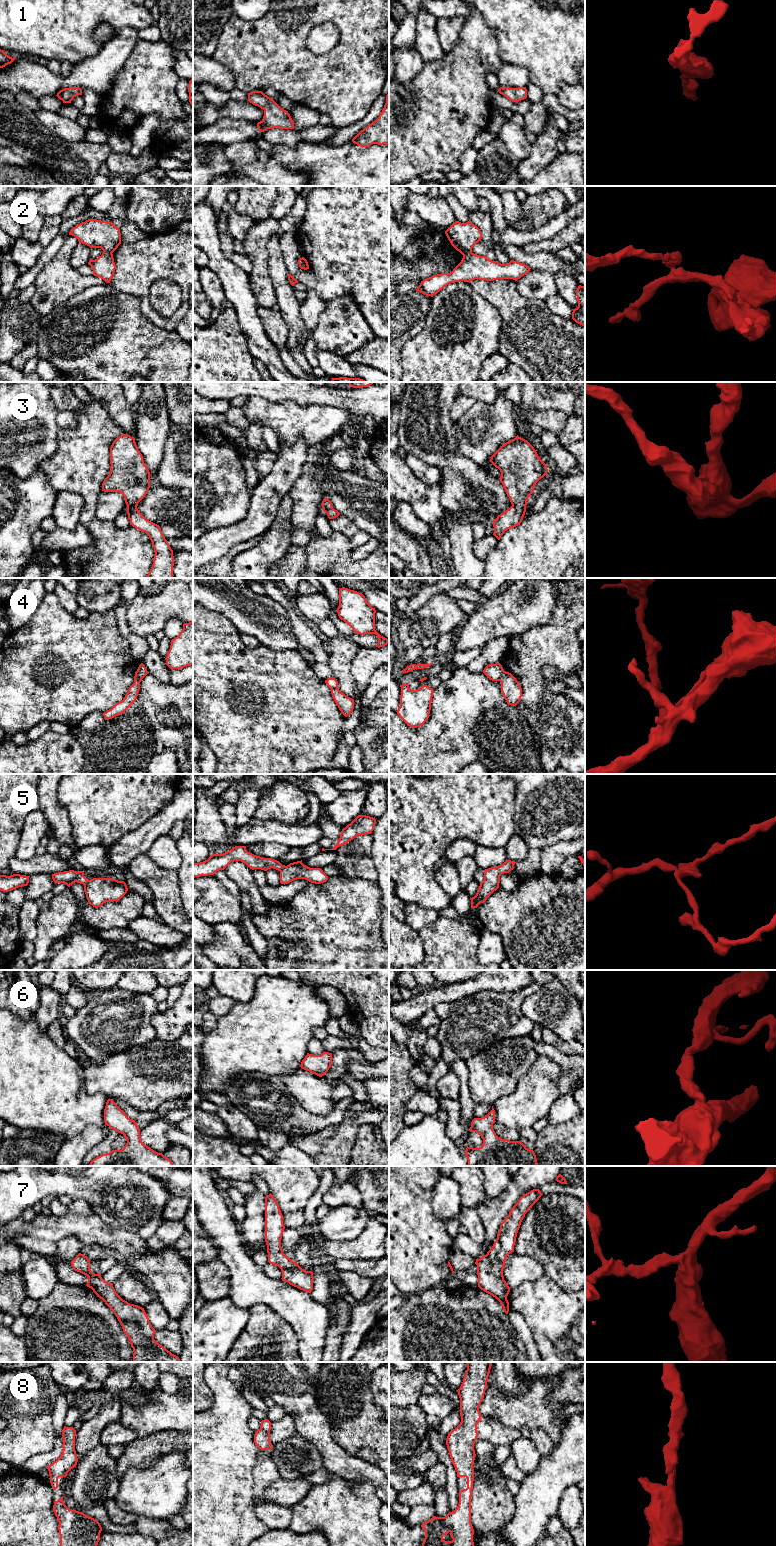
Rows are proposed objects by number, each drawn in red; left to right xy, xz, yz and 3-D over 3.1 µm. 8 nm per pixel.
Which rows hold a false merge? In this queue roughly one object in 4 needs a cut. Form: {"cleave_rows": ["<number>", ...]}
{"cleave_rows": ["2", "4", "5"]}

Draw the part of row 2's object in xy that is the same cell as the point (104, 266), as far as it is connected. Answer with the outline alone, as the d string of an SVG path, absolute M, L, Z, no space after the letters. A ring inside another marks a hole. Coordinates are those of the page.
M103 252L97 259L89 260L88 264L92 267L94 276L110 283L116 269L112 253Z

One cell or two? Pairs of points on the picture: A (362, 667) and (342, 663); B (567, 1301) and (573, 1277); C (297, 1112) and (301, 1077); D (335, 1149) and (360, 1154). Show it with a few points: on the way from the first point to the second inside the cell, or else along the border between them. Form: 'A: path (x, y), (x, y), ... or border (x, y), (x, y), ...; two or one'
A: border (360, 647), (351, 666), (355, 688); two
B: border (550, 1279), (563, 1290), (574, 1292); two
C: border (284, 1083), (293, 1097), (304, 1108), (318, 1115); two
D: border (358, 1130), (349, 1155); two

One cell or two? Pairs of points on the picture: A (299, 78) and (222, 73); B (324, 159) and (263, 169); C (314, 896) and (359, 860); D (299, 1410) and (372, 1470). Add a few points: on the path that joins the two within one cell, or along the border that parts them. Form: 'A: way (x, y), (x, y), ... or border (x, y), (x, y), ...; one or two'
A: border (214, 60), (223, 64), (233, 74), (235, 87); two
B: border (270, 158), (306, 174); two
C: border (340, 875), (364, 879); two
D: way (317, 1430), (321, 1439), (352, 1468); one

